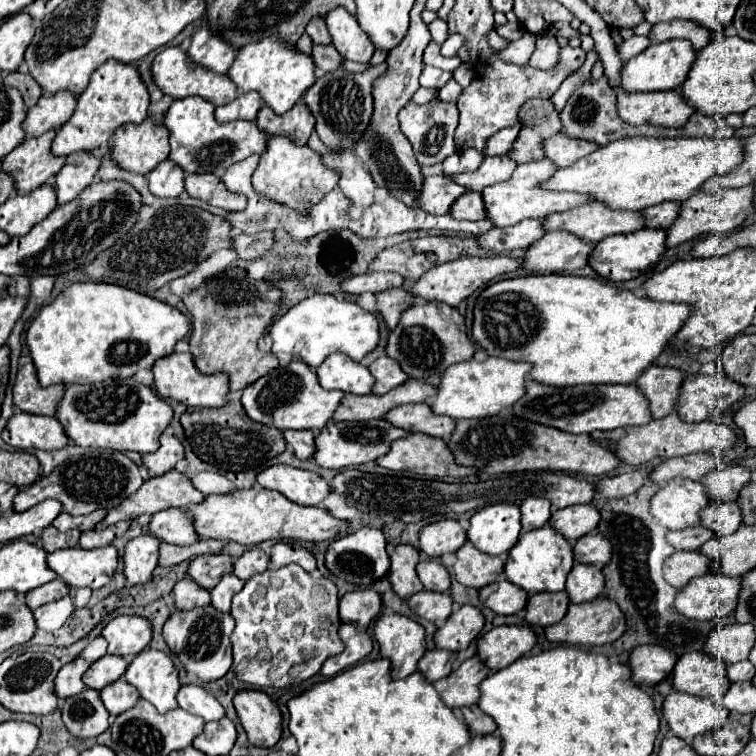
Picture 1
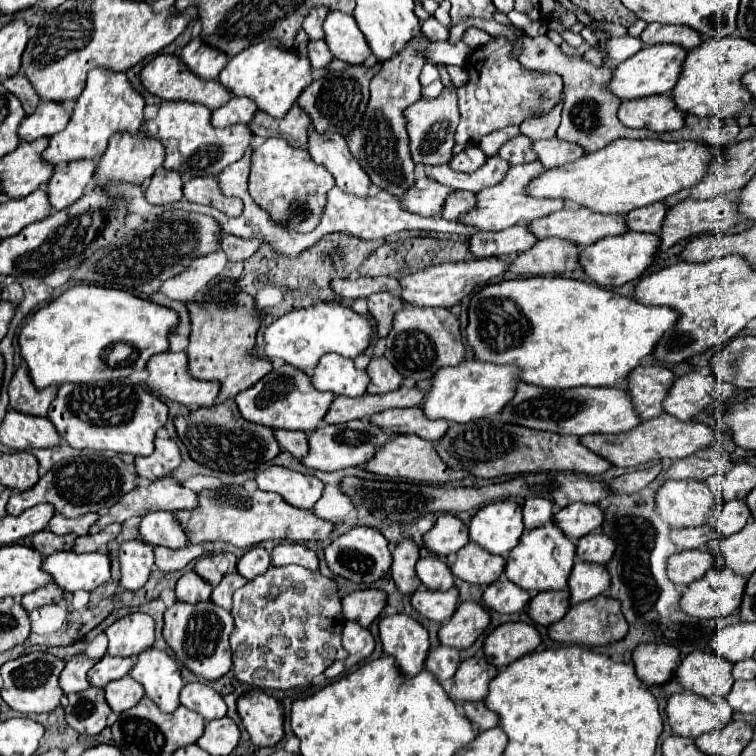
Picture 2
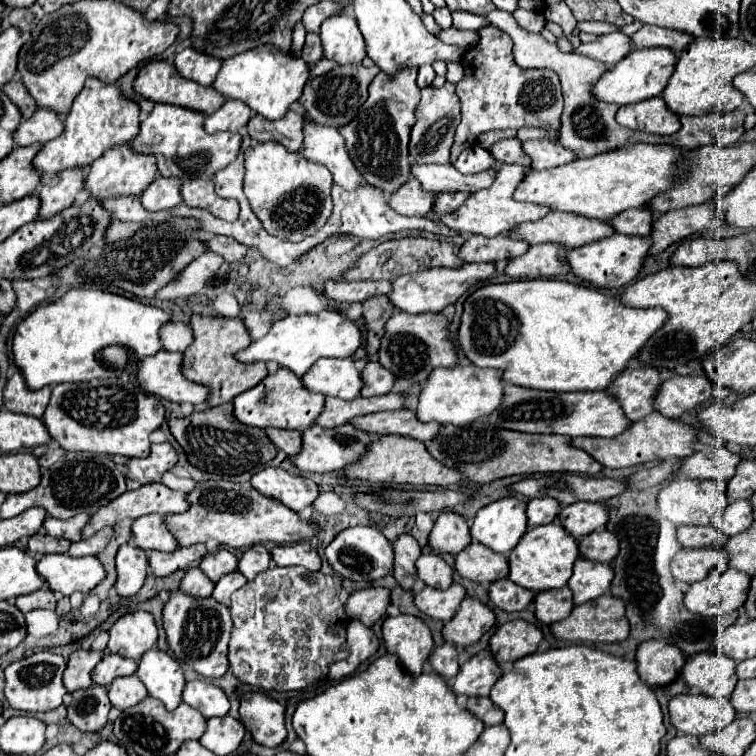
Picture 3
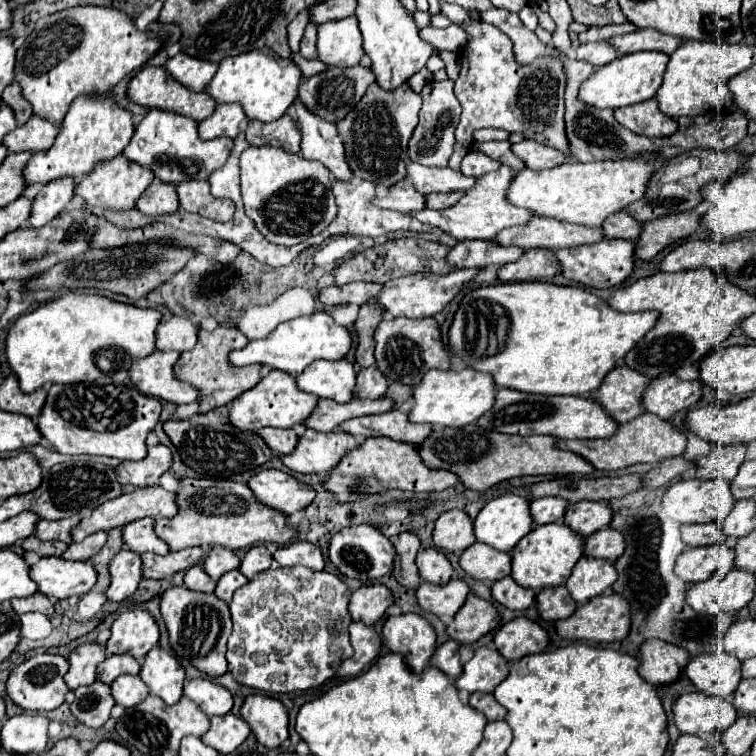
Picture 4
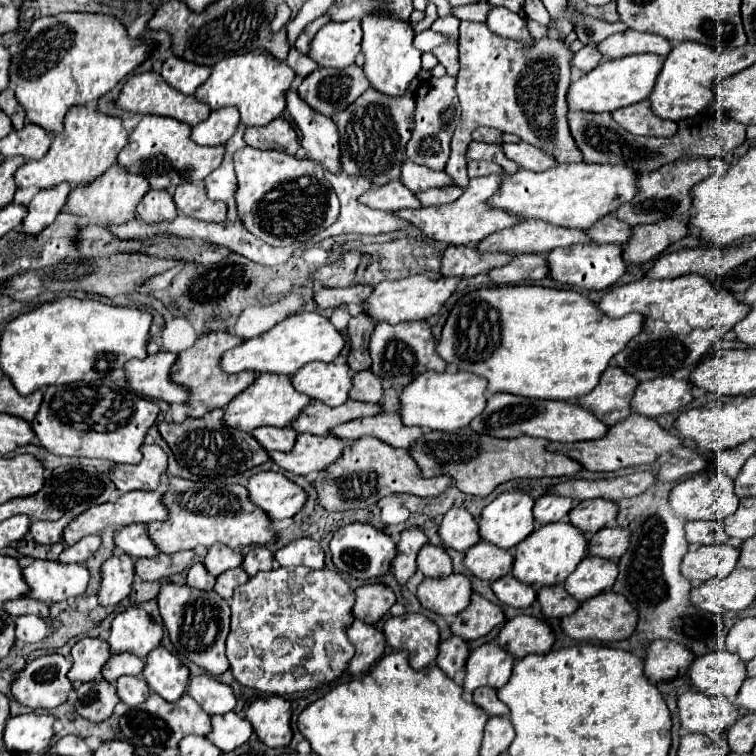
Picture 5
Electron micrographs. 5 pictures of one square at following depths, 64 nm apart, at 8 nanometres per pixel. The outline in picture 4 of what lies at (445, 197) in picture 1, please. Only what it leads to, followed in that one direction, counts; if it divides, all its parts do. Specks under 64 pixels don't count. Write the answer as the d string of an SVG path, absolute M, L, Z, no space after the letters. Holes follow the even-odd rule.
M404 178L402 182L394 184L386 194L378 196L376 206L388 208L388 210L396 210L402 214L410 214L416 210L424 210L424 194L420 194L412 182L408 182L408 178Z

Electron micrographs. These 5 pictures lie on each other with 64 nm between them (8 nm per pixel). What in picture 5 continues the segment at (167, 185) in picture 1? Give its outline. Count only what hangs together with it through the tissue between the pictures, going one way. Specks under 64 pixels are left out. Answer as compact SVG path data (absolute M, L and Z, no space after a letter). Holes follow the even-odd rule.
M148 190L148 194L140 200L138 214L144 222L172 220L176 216L176 204L172 202L172 194L168 190Z

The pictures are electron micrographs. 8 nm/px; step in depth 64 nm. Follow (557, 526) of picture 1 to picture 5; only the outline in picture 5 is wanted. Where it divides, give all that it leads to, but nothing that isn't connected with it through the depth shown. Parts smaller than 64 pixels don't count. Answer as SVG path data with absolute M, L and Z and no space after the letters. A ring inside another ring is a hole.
M596 498L596 500L584 500L568 514L568 522L582 530L584 534L594 534L600 528L612 524L616 520L618 506L612 500Z

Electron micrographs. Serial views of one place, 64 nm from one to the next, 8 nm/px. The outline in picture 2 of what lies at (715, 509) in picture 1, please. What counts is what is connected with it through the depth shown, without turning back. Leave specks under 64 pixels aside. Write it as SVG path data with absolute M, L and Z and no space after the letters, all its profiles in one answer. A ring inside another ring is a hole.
M732 500L732 502L724 502L722 510L718 512L718 508L708 512L706 524L710 528L714 528L718 534L722 536L730 536L740 532L750 520L750 510L746 506L744 500Z

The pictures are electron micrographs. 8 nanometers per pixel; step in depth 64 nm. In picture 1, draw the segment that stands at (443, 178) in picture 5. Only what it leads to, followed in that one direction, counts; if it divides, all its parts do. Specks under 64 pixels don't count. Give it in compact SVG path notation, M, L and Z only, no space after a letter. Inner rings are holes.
M508 154L488 156L488 158L484 158L484 162L480 164L478 170L466 172L466 174L456 174L456 176L452 176L452 180L470 190L480 192L486 186L506 182L512 176L512 170L516 170L516 166L518 164L512 162L512 158L508 158Z

